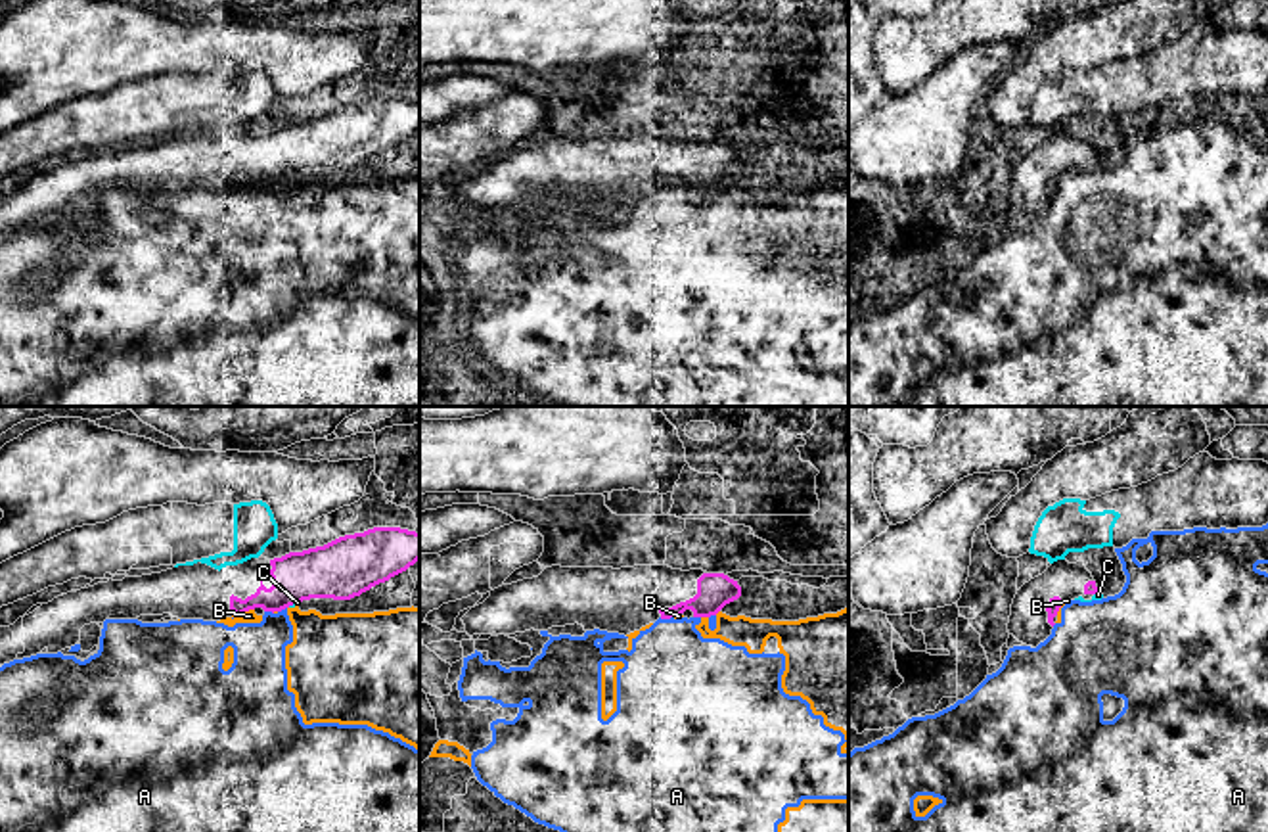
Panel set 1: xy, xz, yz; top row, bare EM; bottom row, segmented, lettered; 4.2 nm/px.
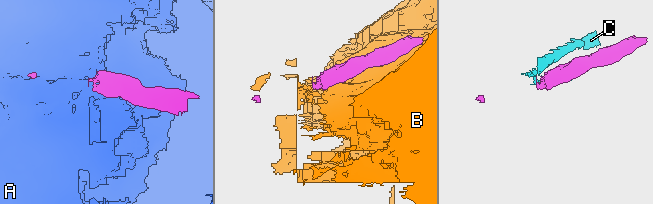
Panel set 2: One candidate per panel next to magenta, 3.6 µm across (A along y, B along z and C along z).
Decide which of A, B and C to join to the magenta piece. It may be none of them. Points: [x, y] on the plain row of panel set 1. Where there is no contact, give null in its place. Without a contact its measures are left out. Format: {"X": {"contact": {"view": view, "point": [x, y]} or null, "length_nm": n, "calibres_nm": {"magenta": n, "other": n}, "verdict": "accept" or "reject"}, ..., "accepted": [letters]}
{"A": {"contact": {"view": "xz", "point": [665, 188]}, "length_nm": 60, "calibres_nm": {"magenta": 150, "other": 420}, "verdict": "reject"}, "B": {"contact": {"view": "xy", "point": [242, 183]}, "length_nm": 100, "calibres_nm": {"magenta": 180, "other": 50}, "verdict": "reject"}, "C": {"contact": {"view": "xy", "point": [294, 173]}, "length_nm": 60, "calibres_nm": {"magenta": 260, "other": 20}, "verdict": "reject"}, "accepted": []}

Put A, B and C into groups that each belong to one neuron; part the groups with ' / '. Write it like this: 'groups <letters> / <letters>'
groups A B / C

